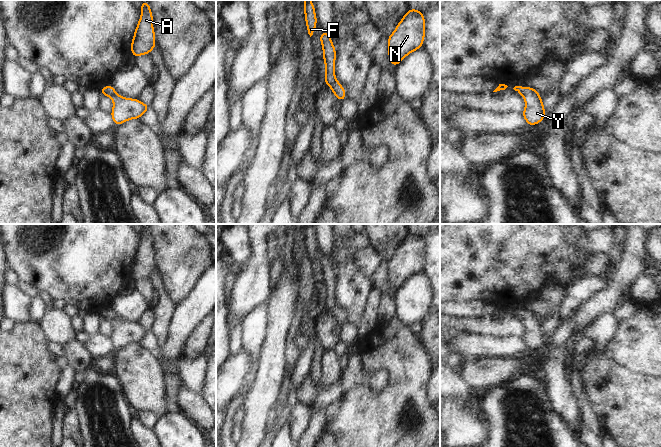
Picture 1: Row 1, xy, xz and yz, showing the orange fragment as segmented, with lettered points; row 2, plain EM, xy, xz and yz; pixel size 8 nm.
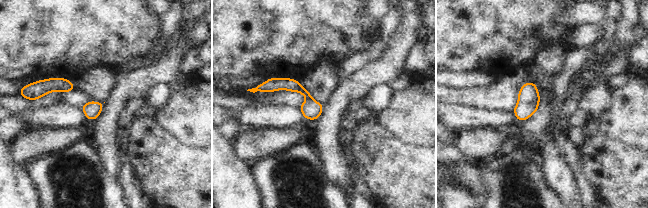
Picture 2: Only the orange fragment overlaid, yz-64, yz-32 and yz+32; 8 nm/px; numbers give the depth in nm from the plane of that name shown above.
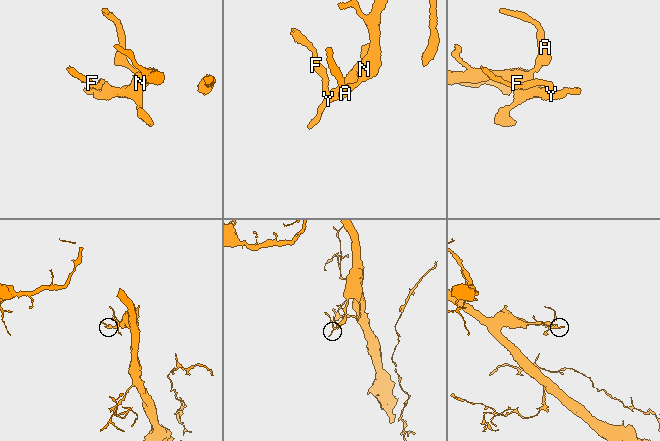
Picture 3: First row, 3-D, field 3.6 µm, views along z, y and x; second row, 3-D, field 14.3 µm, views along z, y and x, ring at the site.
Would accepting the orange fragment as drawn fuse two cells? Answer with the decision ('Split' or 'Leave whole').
Leave whole

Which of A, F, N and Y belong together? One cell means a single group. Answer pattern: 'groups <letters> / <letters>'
groups A F N Y

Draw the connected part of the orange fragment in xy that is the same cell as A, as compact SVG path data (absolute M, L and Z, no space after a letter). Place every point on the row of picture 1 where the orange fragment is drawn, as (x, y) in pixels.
M148 1L141 2L141 17L131 42L131 53L134 57L149 55L154 48L156 48L156 42L152 12Z

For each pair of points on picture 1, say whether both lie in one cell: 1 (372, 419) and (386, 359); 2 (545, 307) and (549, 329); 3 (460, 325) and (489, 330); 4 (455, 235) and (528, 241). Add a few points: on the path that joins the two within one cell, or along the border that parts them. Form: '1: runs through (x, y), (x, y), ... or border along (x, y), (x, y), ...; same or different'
1: runs through (387, 404), (394, 397), (394, 374); same
2: runs through (549, 312), (549, 324); same
3: runs through (467, 325), (482, 326); same
4: runs through (473, 235), (510, 235); same

